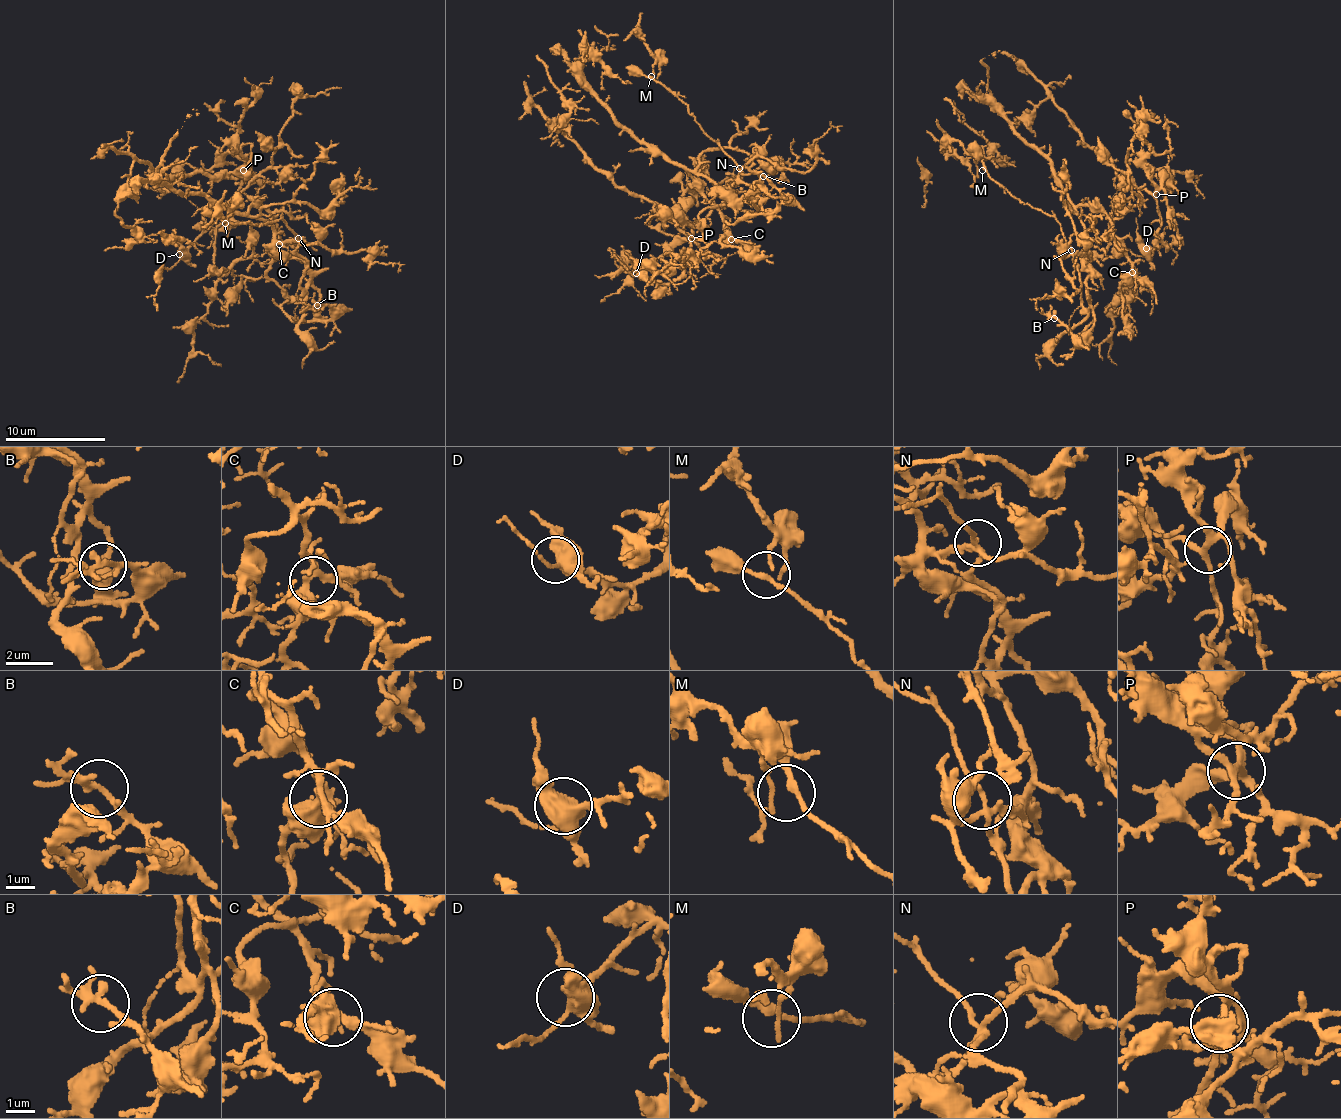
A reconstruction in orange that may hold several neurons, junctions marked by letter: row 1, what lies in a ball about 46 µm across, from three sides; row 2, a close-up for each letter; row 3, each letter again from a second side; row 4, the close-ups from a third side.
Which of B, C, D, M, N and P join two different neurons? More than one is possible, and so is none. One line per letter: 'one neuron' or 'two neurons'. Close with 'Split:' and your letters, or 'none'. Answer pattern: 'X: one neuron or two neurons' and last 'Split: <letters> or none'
B: one neuron
C: one neuron
D: one neuron
M: one neuron
N: one neuron
P: one neuron
Split: none

